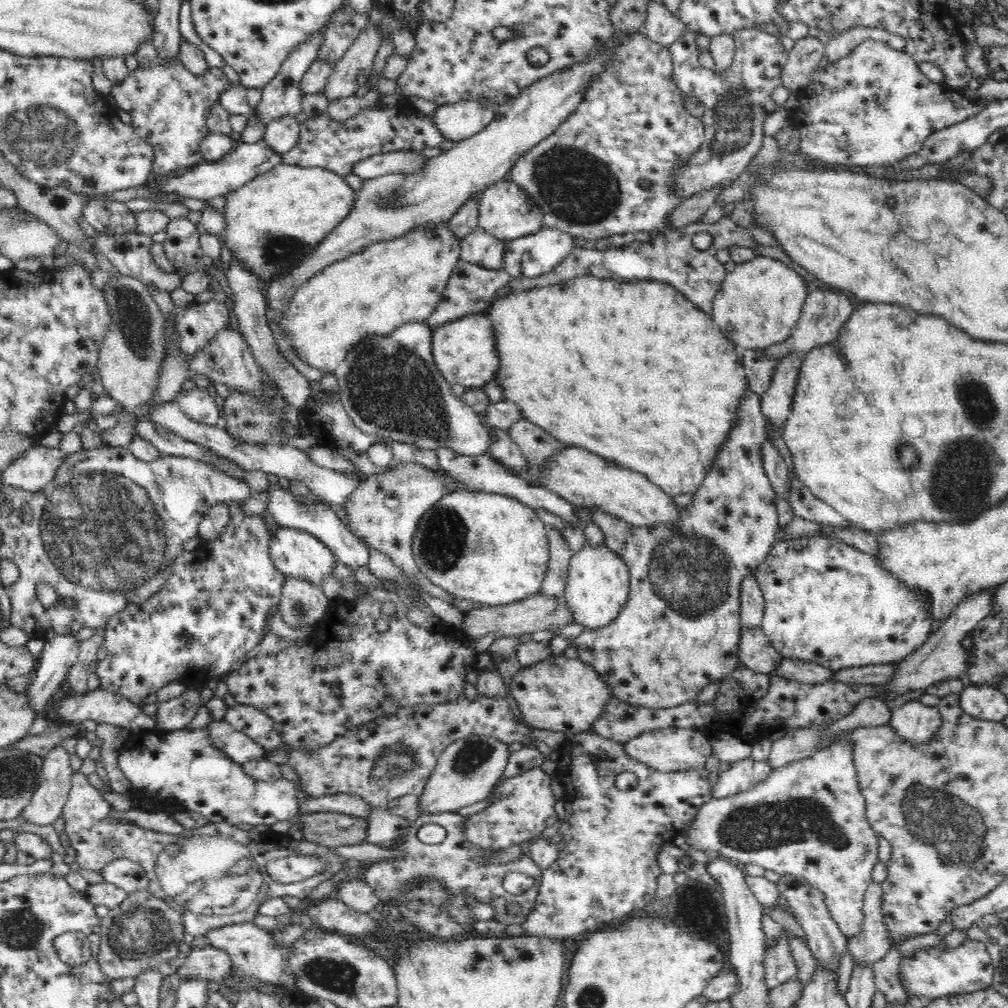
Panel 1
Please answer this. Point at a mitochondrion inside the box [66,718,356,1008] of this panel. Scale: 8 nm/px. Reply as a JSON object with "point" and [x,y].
{"point":[205,885]}

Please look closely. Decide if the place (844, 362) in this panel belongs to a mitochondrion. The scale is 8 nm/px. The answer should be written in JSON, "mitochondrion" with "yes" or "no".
{"mitochondrion":"yes"}

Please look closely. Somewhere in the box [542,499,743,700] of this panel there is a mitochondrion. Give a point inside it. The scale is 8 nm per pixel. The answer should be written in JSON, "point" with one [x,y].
{"point":[689,572]}

